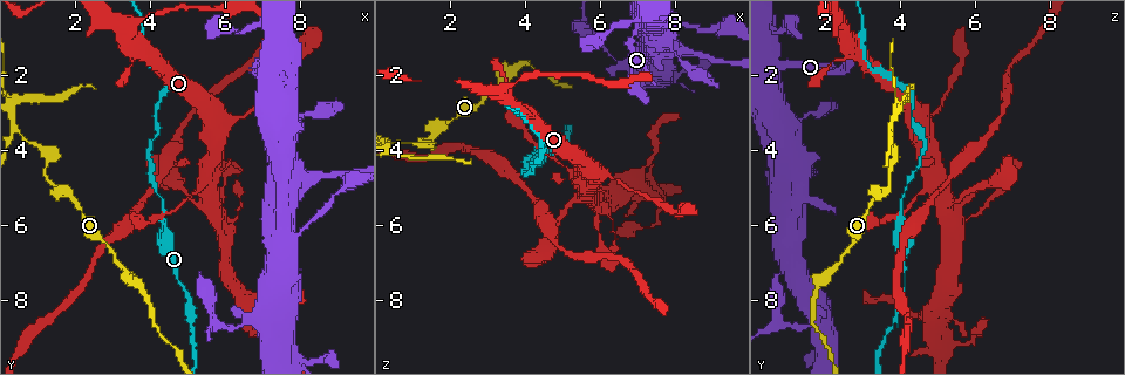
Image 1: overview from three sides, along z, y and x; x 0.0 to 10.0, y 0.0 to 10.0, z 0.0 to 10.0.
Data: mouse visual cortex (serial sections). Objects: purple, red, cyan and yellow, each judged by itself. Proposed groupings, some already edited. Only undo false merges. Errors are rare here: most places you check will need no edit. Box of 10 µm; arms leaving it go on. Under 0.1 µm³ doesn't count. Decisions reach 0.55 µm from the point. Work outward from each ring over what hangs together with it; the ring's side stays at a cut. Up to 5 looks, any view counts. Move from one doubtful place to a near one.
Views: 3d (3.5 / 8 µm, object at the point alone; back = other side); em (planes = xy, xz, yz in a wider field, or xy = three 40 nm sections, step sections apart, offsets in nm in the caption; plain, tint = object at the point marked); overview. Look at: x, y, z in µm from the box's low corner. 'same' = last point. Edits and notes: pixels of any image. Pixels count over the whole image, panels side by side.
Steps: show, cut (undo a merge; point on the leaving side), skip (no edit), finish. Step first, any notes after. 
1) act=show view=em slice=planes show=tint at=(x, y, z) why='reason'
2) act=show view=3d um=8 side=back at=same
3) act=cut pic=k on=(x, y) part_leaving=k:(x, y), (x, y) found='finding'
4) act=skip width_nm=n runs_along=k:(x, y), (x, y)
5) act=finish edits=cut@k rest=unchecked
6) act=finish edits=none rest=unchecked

act=show view=3d um=3.5 at=(5.90, 8.65, 1.00) why='a fork'

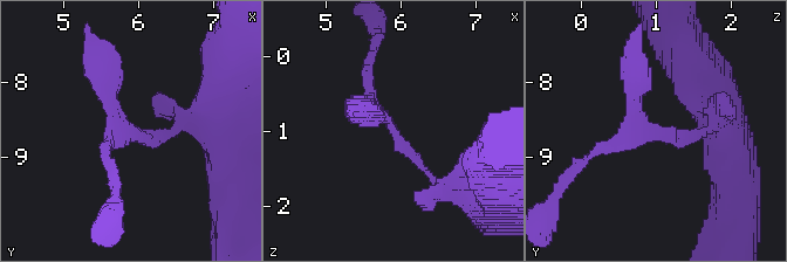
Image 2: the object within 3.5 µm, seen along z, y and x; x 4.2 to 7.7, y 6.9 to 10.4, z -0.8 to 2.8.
act=skip runs_along=2:(438, 183), (391, 123), (360, 108) found='one cell here'

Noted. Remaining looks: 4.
act=show view=3d um=8 side=back at=(5.65, 4.55, 4.95) why='two arms in line, one across'

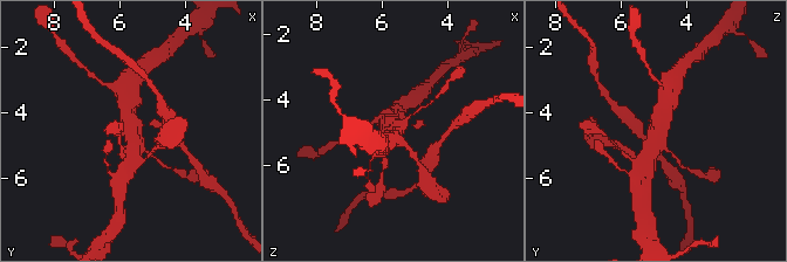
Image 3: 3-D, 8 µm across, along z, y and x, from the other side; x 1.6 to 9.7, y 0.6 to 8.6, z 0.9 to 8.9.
act=show view=em slice=planes show=tint at=same why='now the EM'

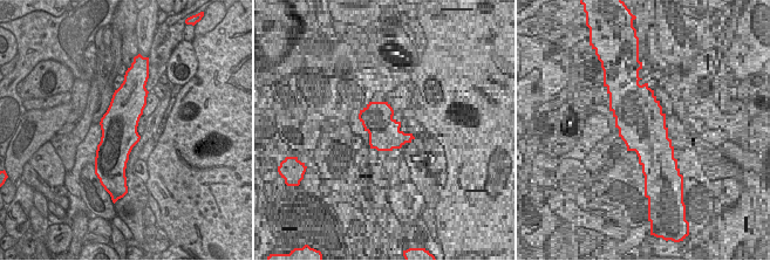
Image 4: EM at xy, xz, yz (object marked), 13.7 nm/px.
act=skip found='continuous, no second cell'

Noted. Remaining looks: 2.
act=finish edits=none rest=unchecked

